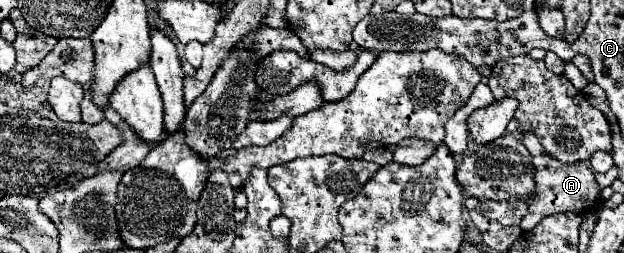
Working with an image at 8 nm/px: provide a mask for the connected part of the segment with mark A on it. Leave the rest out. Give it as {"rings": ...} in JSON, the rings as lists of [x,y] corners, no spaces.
{"rings":[[[524,135],[522,143],[532,153],[534,169],[536,169],[536,187],[534,187],[532,197],[528,199],[528,215],[520,223],[522,231],[532,231],[532,227],[536,227],[544,217],[560,213],[560,211],[584,211],[584,213],[588,213],[588,211],[598,209],[600,189],[596,185],[592,169],[586,163],[566,165],[566,163],[552,159],[550,155],[544,155],[544,151],[540,151],[540,141],[536,139],[536,135]]]}

